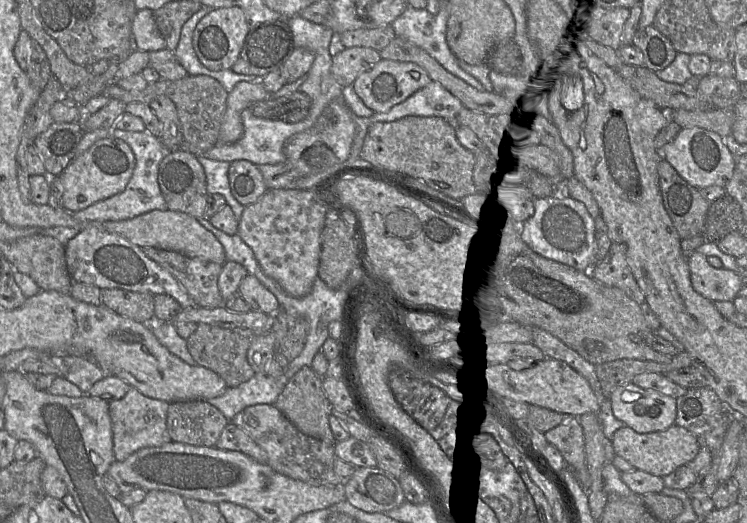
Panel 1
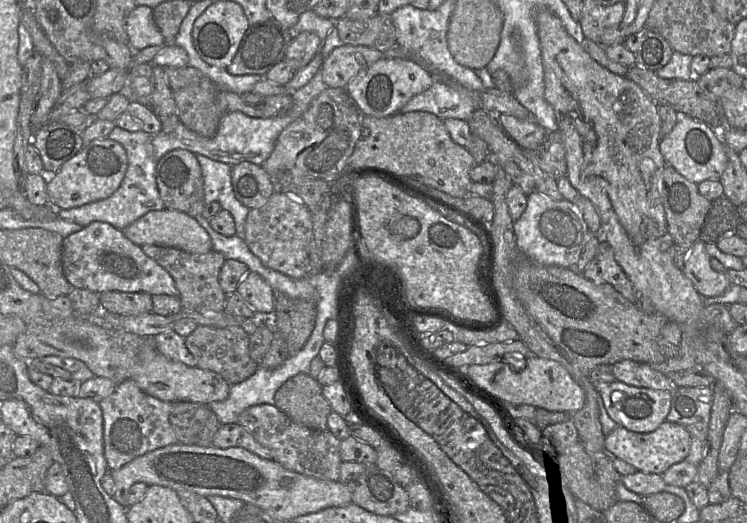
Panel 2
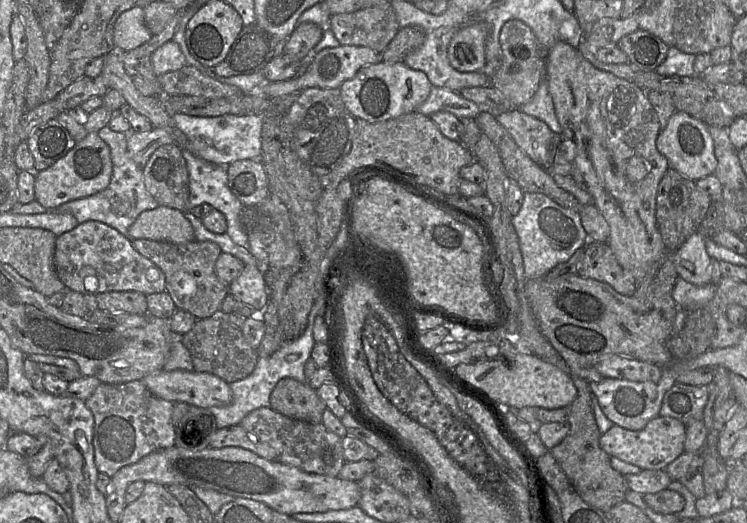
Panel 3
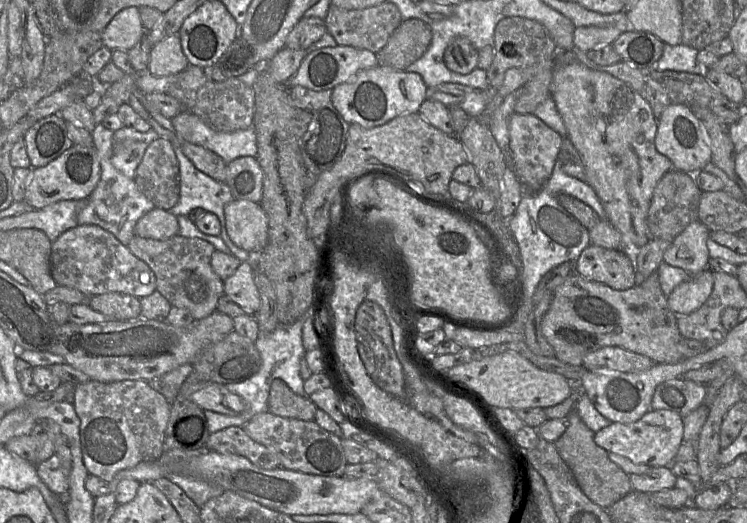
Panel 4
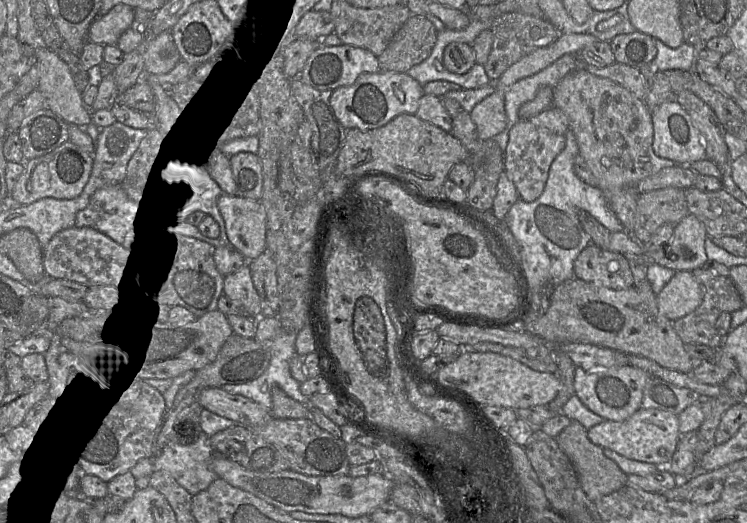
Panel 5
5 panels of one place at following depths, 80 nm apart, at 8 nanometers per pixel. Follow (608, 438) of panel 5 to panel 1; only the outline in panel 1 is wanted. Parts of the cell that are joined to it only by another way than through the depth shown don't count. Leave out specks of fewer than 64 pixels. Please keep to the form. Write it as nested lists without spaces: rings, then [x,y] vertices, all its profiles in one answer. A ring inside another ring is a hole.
[[[677,424],[651,433],[638,433],[624,425],[615,431],[611,440],[616,455],[627,460],[636,469],[661,477],[693,460],[700,449],[695,435]]]

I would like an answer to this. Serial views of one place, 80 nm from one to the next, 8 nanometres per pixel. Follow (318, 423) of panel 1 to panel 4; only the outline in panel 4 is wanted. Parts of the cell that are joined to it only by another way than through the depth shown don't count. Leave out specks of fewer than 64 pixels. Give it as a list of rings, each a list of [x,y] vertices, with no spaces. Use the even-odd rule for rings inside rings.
[[[275,378],[268,397],[269,412],[283,418],[314,420],[317,406],[309,397],[294,393],[281,379]]]

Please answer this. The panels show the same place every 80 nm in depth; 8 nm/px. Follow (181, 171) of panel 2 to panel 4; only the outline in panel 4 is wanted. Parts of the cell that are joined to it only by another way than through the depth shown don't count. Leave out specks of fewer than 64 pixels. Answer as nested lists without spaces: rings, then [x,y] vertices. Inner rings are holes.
[[[158,137],[146,148],[133,177],[137,189],[148,198],[155,207],[169,210],[179,199],[179,165],[170,141]]]

